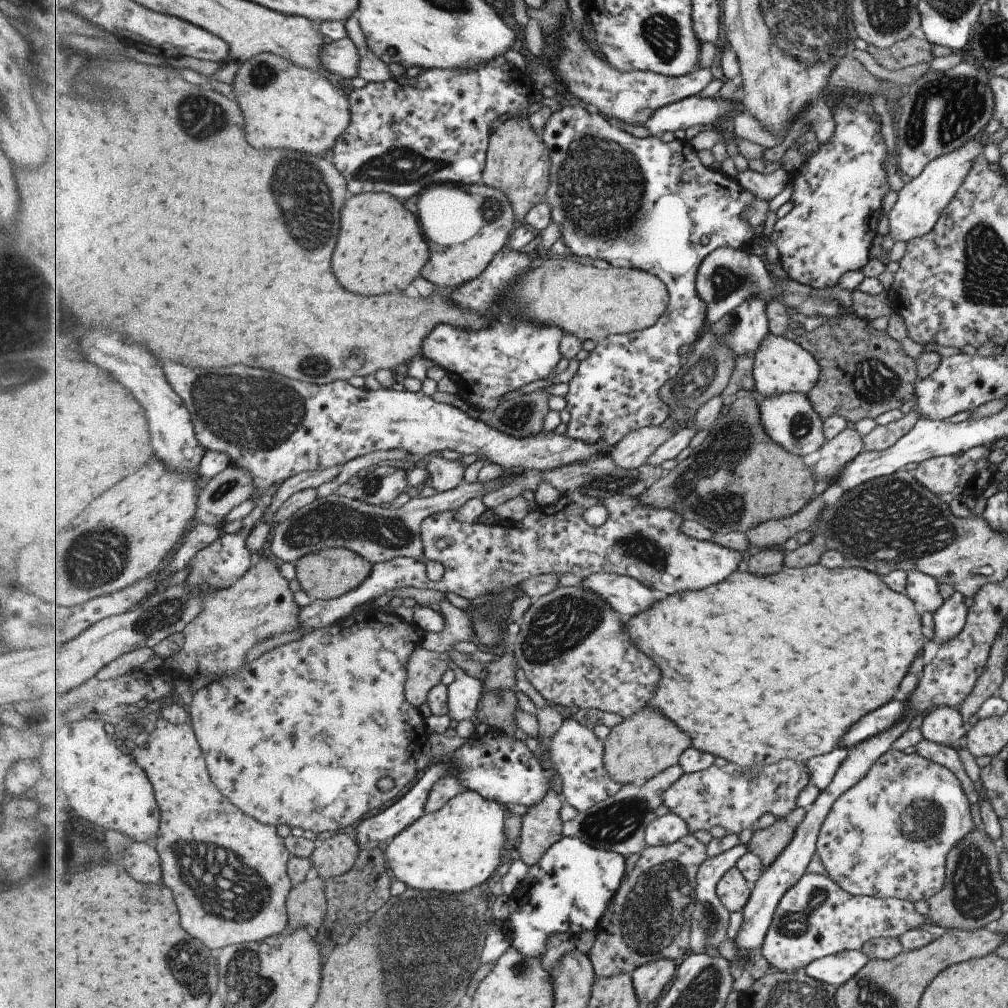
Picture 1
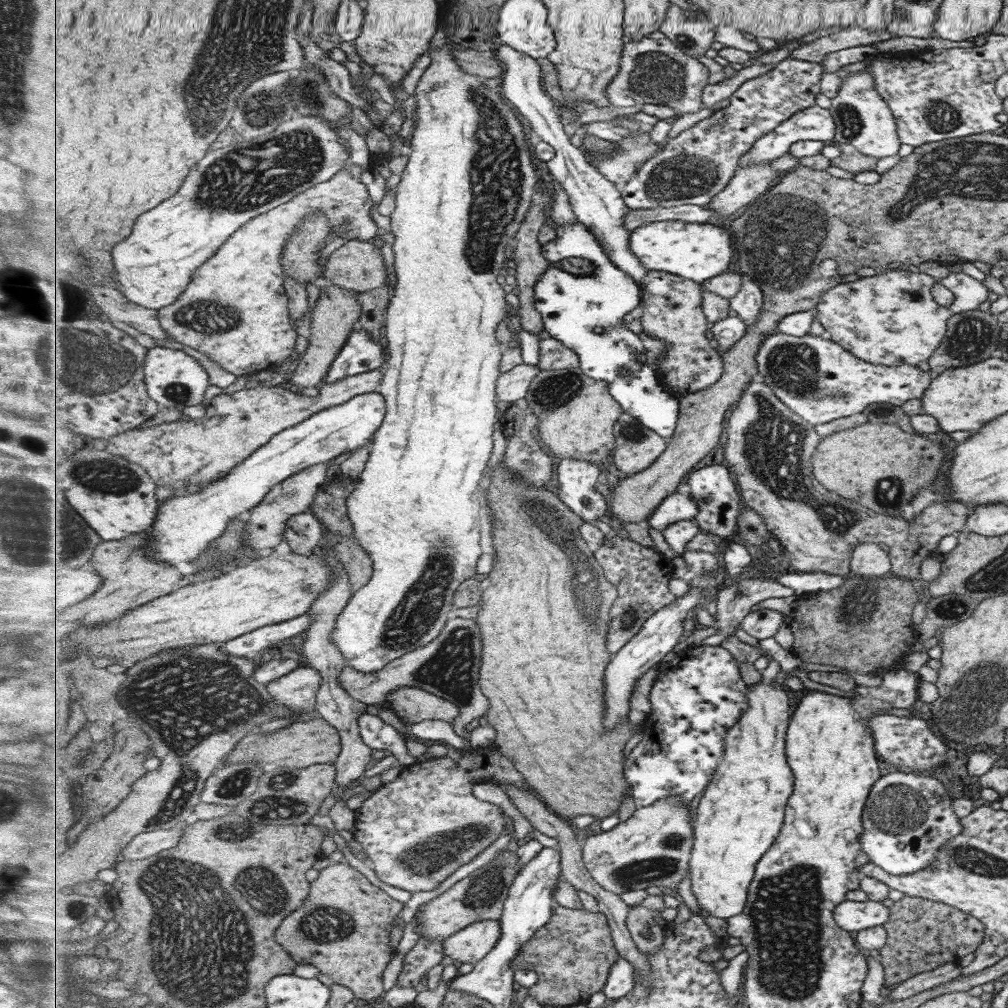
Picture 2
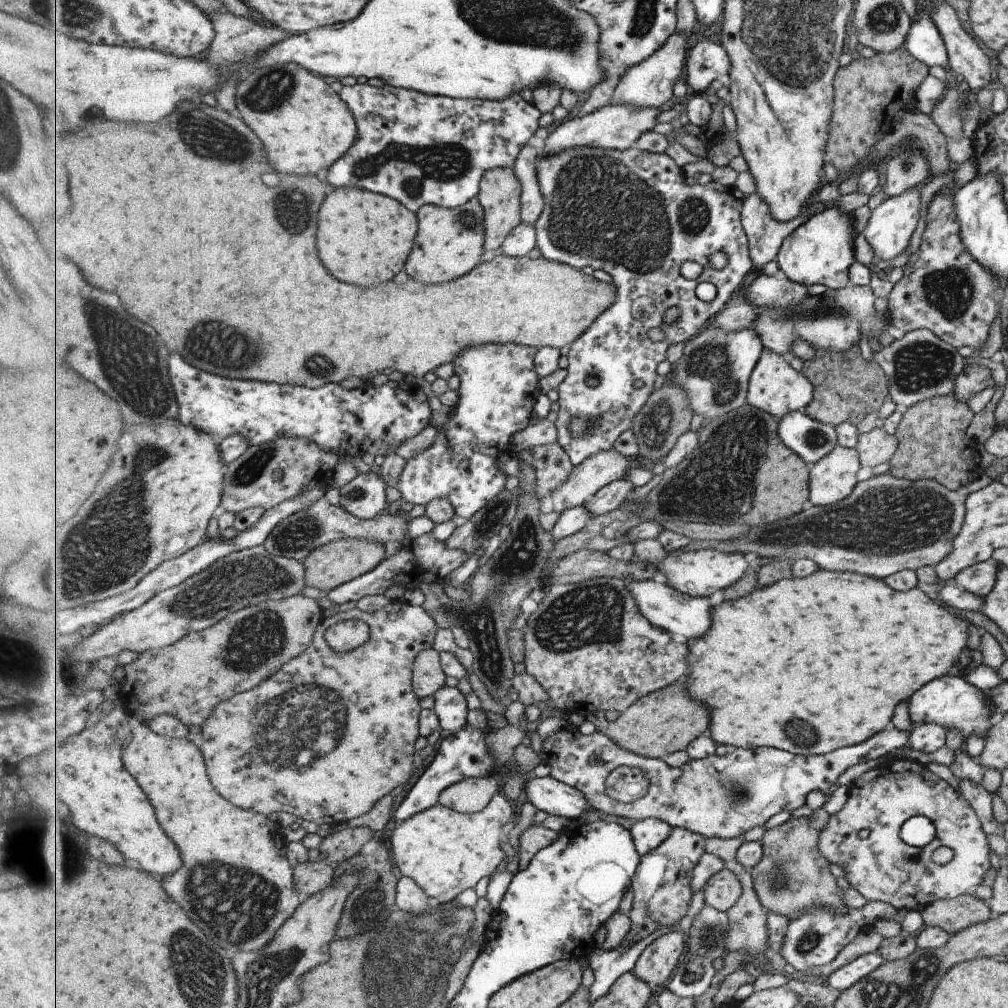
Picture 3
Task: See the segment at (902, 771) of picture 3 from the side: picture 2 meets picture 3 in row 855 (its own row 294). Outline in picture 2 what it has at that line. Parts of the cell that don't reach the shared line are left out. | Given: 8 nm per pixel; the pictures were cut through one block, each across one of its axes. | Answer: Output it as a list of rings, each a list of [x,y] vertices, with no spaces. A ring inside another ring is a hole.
[[[891,265],[891,271],[873,276],[859,277],[853,282],[839,283],[824,292],[817,301],[817,322],[825,329],[826,337],[839,344],[845,351],[851,352],[857,359],[876,366],[891,367],[905,364],[917,367],[919,362],[925,362],[941,343],[946,323],[955,314],[975,310],[981,302],[987,300],[989,291],[981,283],[963,272],[949,272],[942,279],[935,280],[925,273],[906,271],[905,267]],[[931,288],[943,288],[951,292],[949,306],[941,306],[931,295]]]

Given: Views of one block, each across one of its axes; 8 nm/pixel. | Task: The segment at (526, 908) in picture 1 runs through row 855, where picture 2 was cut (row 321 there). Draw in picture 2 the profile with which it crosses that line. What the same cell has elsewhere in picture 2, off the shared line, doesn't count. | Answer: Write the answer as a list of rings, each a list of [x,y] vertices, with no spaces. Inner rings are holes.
[[[577,220],[577,222],[573,222],[573,226],[556,227],[555,231],[555,239],[543,246],[545,258],[549,260],[550,265],[536,286],[537,310],[540,310],[543,315],[546,331],[550,337],[564,342],[568,348],[575,350],[576,354],[580,355],[579,368],[583,373],[594,380],[609,382],[612,396],[624,407],[626,412],[639,418],[645,426],[669,440],[675,434],[677,422],[681,416],[680,398],[666,392],[657,372],[651,368],[651,364],[647,360],[647,352],[643,348],[641,338],[624,326],[624,318],[628,316],[629,312],[635,307],[642,306],[641,286],[637,284],[637,280],[631,274],[621,270],[621,266],[617,266],[605,254],[605,248],[601,246],[597,234],[593,234],[593,230],[589,230],[589,226],[585,226],[583,222]],[[571,256],[593,260],[597,264],[597,272],[593,276],[575,276],[563,268],[559,268],[559,262],[563,262],[565,258],[571,258]],[[598,328],[605,329],[605,332],[601,333]]]

